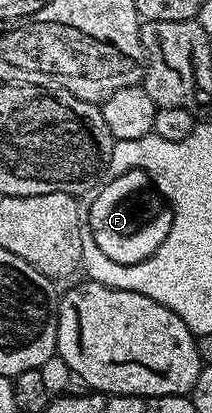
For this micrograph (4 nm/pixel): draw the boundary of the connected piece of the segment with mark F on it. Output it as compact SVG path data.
M126 171L107 178L97 191L98 196L89 200L90 228L96 245L109 259L132 265L160 249L168 229L172 229L174 209L146 172Z

